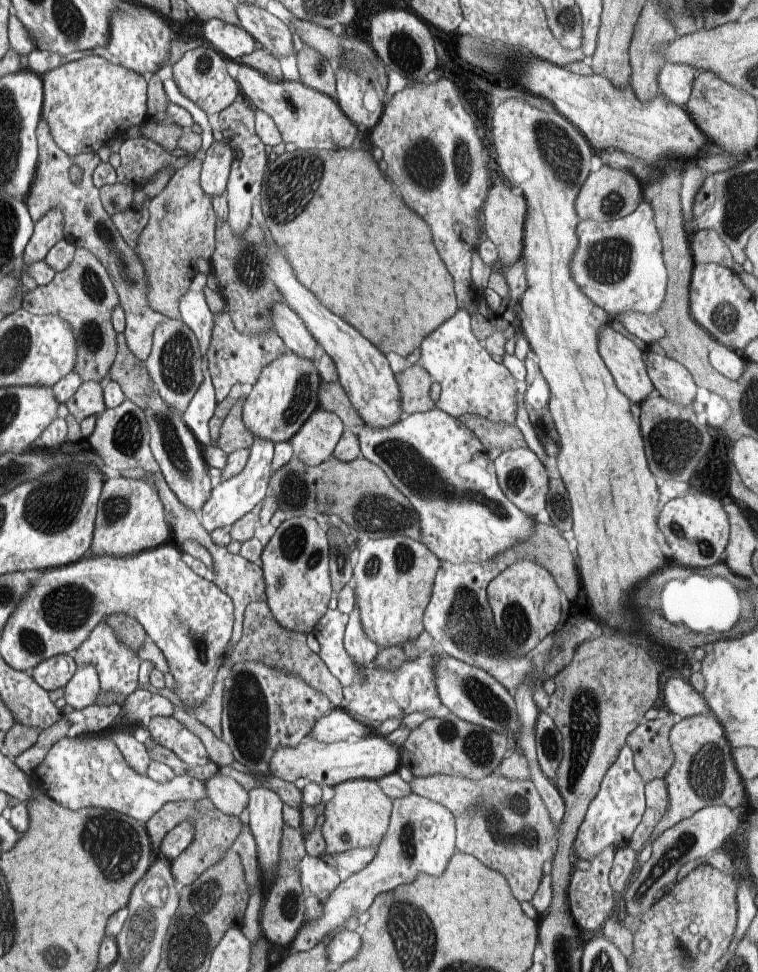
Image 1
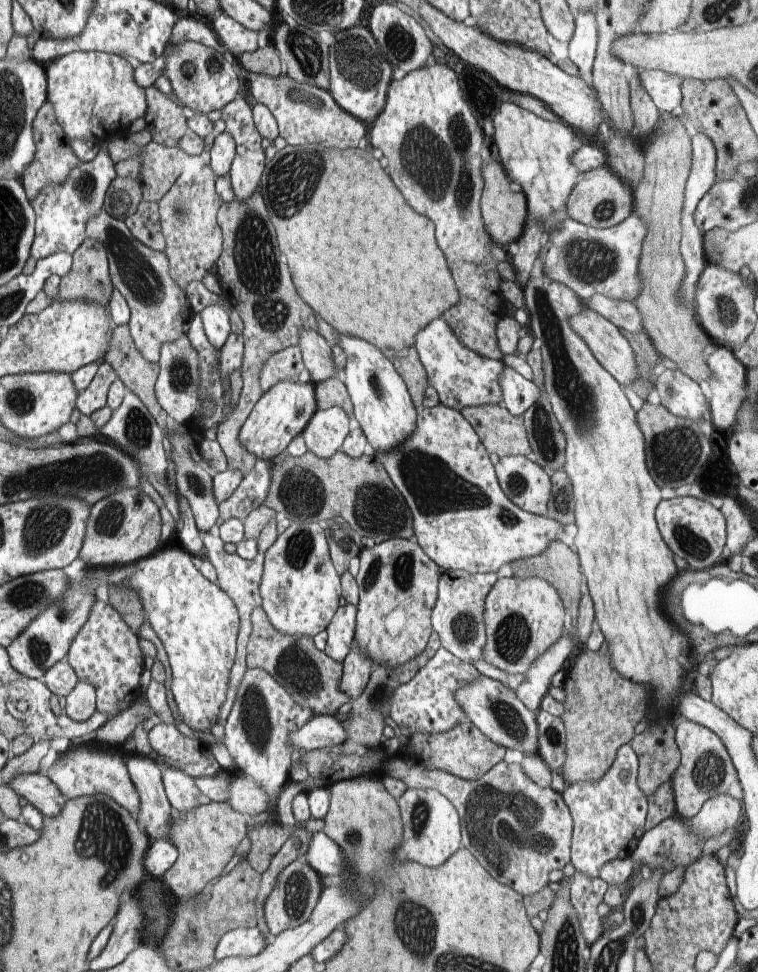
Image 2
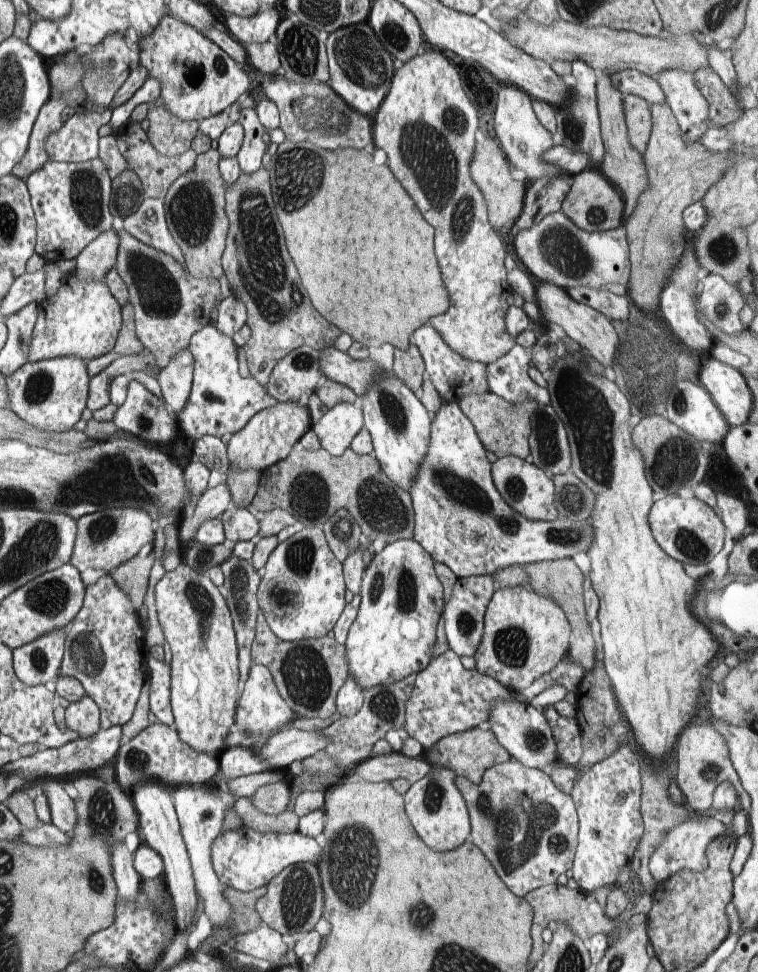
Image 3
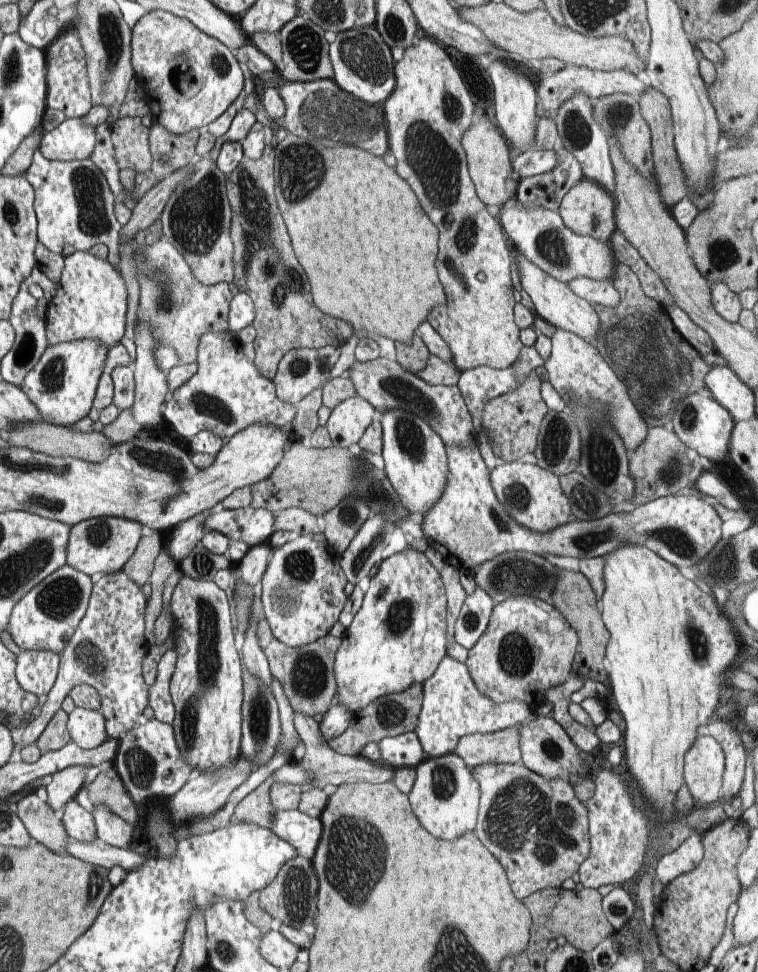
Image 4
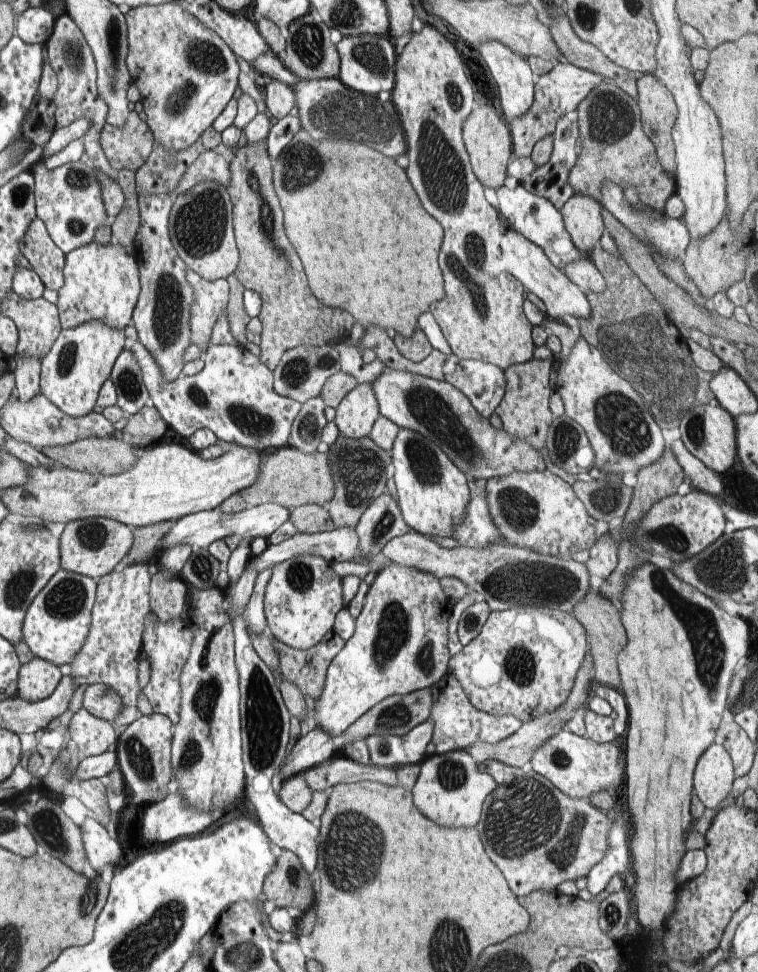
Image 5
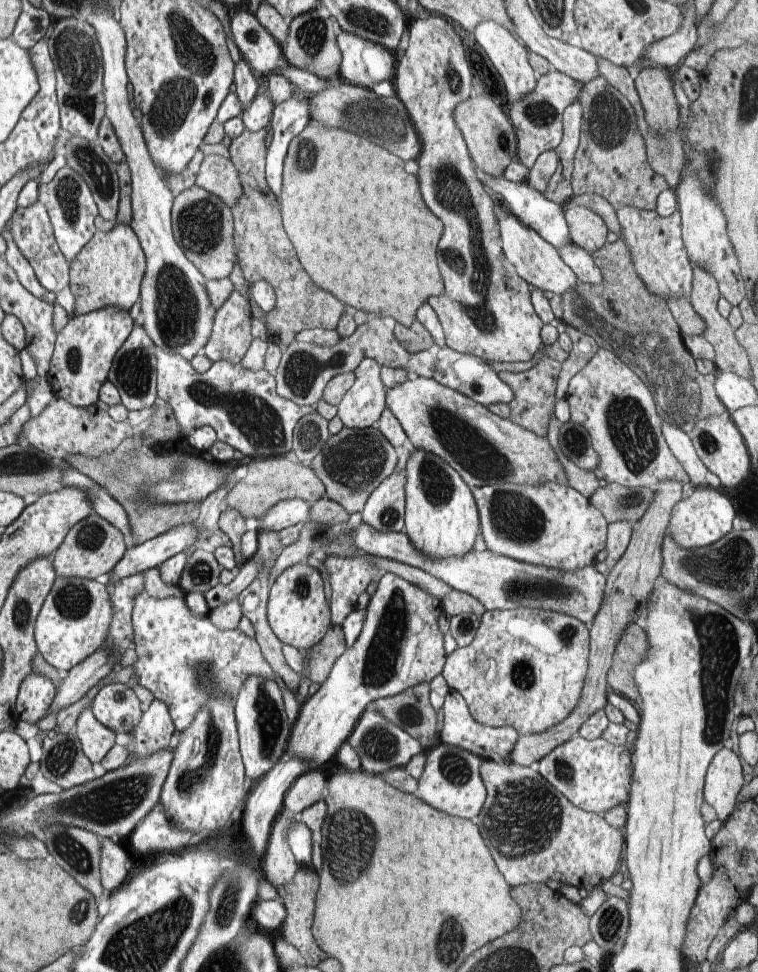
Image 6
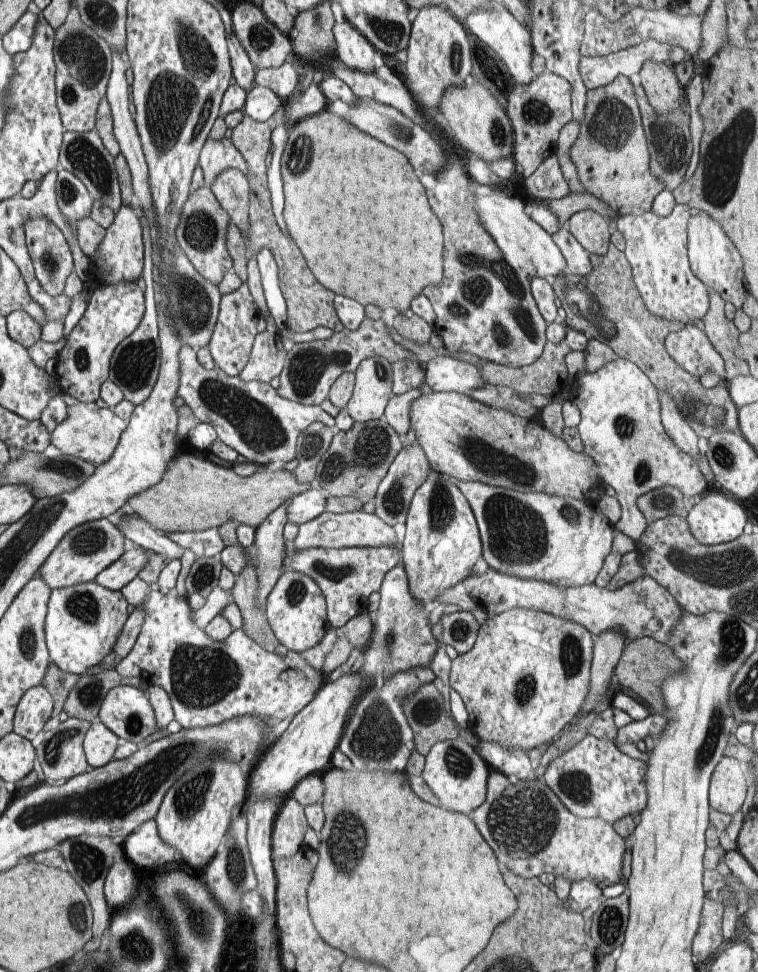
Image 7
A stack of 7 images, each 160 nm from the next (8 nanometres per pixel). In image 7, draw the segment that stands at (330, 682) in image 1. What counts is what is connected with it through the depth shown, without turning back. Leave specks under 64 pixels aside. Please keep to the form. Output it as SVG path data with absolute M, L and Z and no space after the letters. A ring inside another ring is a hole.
M360 613L351 618L344 626L337 630L337 641L334 648L327 654L323 667L324 675L327 676L335 668L344 664L350 656L353 648L362 648L369 643L373 634L372 618L368 613Z

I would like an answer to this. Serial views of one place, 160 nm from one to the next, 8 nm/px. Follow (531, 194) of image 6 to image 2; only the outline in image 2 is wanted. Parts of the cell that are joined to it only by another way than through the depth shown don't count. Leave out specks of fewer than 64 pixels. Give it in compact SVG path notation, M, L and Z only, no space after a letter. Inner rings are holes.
M631 214L620 224L607 229L589 227L568 217L559 224L557 229L550 231L546 236L545 245L536 260L537 269L540 273L549 276L552 281L571 288L583 302L587 302L595 294L603 294L613 299L634 302L634 300L637 300L641 289L641 276L639 275L638 265L646 233L646 222L634 214Z

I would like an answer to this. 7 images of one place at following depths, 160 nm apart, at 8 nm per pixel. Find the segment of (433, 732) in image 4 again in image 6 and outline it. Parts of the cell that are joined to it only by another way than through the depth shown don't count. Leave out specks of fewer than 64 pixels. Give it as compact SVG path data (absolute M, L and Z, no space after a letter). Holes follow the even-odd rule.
M452 689L445 696L442 712L444 712L444 718L442 718L444 724L442 724L442 730L439 732L440 742L473 752L483 760L514 763L511 759L511 754L520 735L514 727L503 726L492 728L488 725L477 723L472 718L467 702L462 698L462 695Z

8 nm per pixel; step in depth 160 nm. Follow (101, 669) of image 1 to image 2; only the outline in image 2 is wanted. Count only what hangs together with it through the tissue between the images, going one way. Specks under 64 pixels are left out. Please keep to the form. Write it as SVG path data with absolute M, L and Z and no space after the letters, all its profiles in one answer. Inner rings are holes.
M96 597L91 604L88 618L77 632L70 645L67 661L77 673L80 682L90 683L97 689L97 712L104 713L108 719L113 719L117 714L128 710L142 693L140 677L144 668L142 650L138 645L137 634L127 625L127 622L109 602L104 602Z

